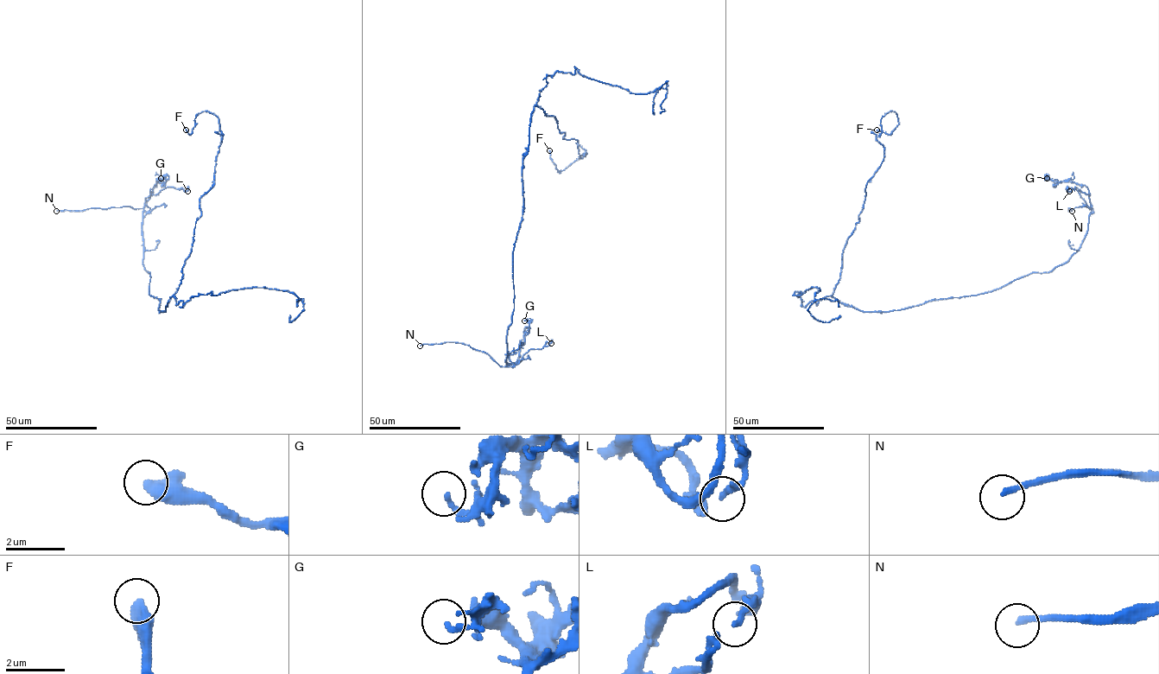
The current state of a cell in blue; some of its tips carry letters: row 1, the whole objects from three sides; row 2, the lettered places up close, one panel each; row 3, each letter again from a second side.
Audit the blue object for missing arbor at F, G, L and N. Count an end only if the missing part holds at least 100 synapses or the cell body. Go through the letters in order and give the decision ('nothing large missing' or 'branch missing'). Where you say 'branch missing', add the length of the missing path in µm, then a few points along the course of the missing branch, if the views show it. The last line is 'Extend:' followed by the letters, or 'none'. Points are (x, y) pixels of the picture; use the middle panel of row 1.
F: nothing large missing
G: nothing large missing
L: nothing large missing
N: branch missing; missing 25 µm; course (420, 346), (389, 346), (382, 351)
Extend: N

